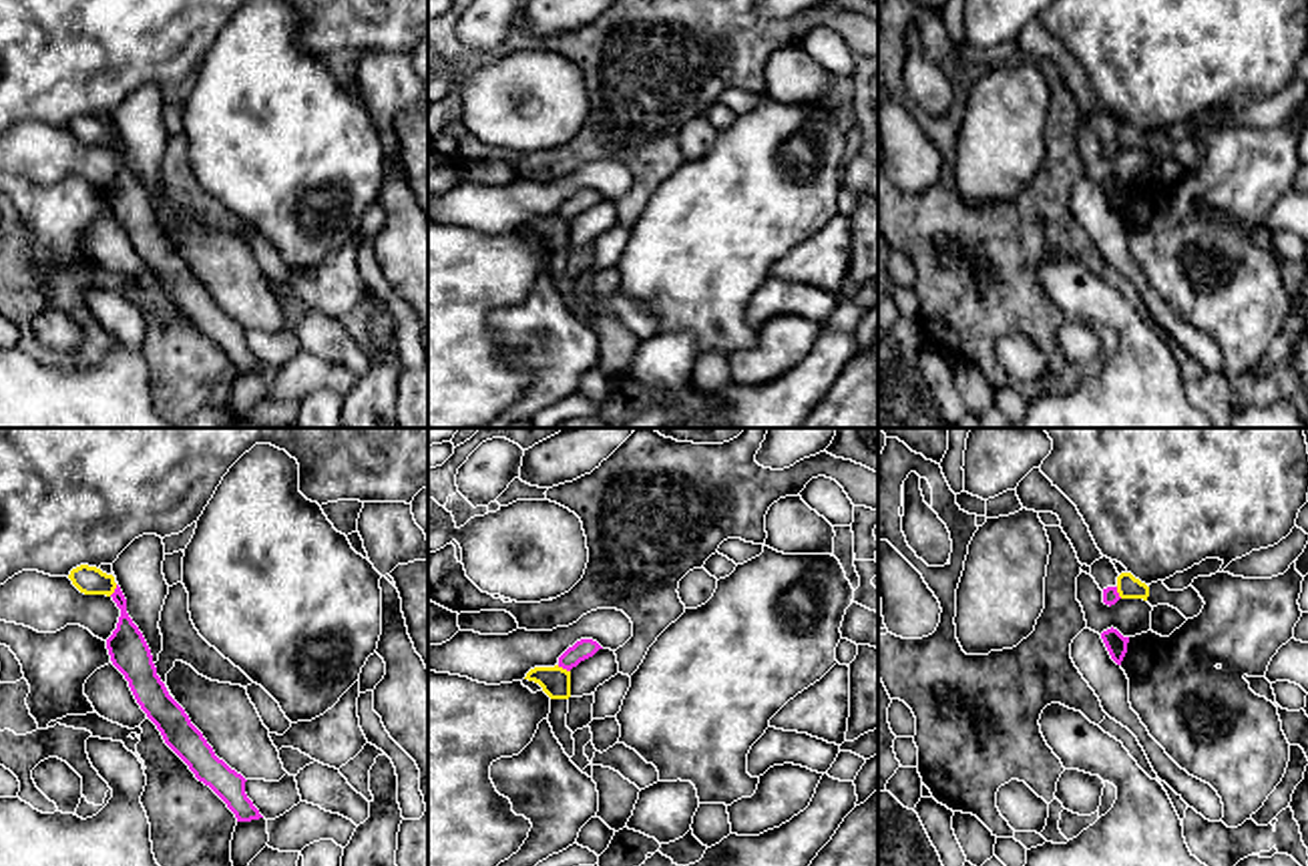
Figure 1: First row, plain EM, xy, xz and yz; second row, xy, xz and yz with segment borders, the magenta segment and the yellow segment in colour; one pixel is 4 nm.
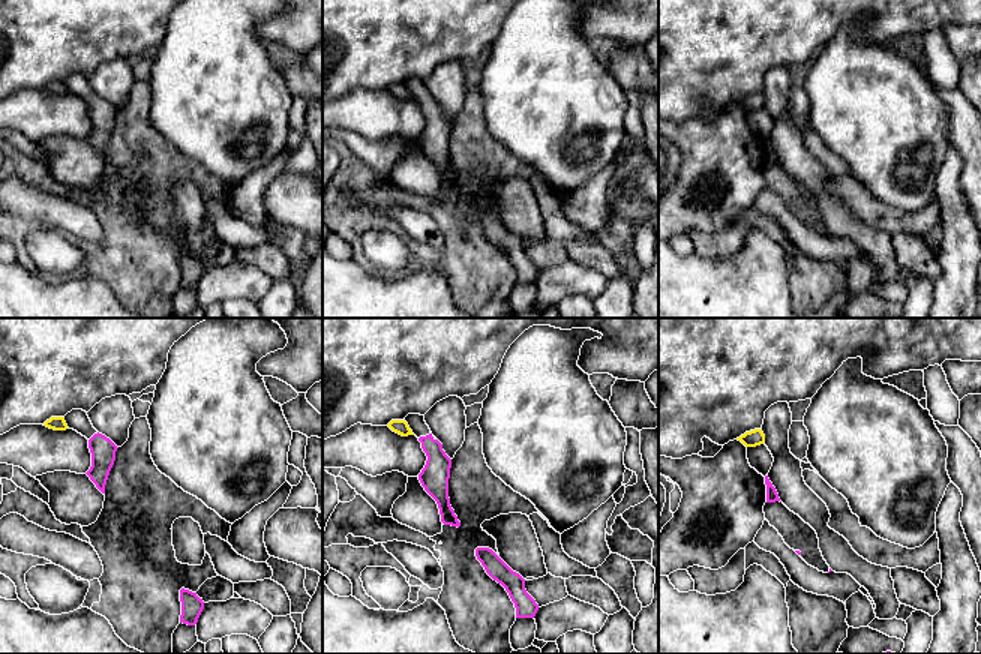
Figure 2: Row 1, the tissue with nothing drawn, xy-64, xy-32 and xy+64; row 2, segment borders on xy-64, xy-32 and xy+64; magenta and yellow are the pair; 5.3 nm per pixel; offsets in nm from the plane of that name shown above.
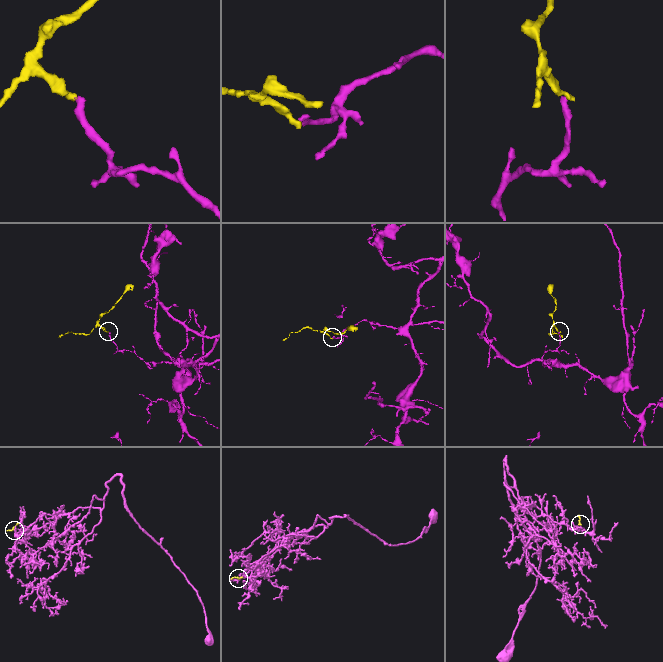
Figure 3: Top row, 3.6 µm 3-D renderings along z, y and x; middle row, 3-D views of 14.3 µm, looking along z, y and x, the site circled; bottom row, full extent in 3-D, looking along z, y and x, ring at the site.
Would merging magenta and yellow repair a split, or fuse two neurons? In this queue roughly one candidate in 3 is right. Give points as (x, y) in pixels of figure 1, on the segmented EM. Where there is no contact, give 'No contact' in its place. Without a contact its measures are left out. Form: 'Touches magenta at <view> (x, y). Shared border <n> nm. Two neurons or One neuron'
Touches magenta at xz (563, 668). Shared border 60 nm. Two neurons

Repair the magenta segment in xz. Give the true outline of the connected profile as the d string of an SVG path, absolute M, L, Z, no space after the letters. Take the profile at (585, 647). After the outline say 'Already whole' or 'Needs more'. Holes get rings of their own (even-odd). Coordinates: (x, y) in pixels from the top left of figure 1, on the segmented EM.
M581 639L559 657L559 667L571 671L581 661L593 657L599 649L603 647L597 641Z. Already whole

